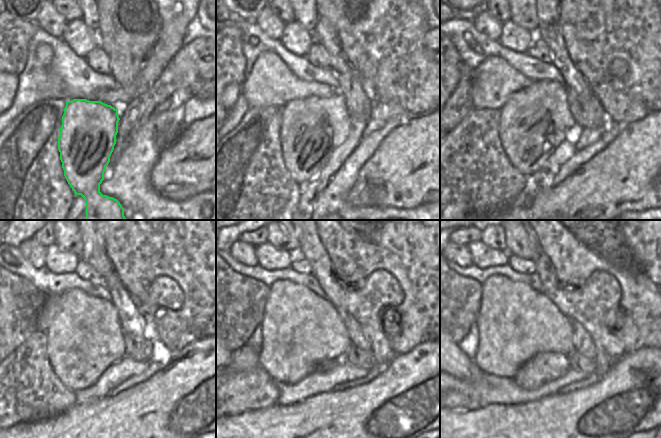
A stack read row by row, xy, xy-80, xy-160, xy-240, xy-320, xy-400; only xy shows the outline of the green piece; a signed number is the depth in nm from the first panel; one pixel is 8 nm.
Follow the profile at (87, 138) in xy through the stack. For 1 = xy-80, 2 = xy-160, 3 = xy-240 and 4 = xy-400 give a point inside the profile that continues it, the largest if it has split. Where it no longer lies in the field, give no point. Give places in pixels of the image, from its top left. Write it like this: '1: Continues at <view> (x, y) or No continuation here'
1: Continues at xy-80 (311, 128)
2: Continues at xy-160 (535, 120)
3: Continues at xy-240 (85, 337)
4: Continues at xy-400 (515, 322)

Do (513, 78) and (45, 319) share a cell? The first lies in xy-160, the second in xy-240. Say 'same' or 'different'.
same

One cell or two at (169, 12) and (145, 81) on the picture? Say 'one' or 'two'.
one

